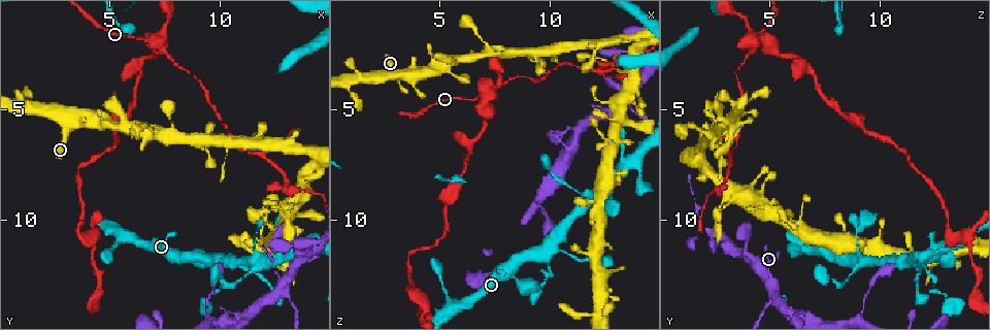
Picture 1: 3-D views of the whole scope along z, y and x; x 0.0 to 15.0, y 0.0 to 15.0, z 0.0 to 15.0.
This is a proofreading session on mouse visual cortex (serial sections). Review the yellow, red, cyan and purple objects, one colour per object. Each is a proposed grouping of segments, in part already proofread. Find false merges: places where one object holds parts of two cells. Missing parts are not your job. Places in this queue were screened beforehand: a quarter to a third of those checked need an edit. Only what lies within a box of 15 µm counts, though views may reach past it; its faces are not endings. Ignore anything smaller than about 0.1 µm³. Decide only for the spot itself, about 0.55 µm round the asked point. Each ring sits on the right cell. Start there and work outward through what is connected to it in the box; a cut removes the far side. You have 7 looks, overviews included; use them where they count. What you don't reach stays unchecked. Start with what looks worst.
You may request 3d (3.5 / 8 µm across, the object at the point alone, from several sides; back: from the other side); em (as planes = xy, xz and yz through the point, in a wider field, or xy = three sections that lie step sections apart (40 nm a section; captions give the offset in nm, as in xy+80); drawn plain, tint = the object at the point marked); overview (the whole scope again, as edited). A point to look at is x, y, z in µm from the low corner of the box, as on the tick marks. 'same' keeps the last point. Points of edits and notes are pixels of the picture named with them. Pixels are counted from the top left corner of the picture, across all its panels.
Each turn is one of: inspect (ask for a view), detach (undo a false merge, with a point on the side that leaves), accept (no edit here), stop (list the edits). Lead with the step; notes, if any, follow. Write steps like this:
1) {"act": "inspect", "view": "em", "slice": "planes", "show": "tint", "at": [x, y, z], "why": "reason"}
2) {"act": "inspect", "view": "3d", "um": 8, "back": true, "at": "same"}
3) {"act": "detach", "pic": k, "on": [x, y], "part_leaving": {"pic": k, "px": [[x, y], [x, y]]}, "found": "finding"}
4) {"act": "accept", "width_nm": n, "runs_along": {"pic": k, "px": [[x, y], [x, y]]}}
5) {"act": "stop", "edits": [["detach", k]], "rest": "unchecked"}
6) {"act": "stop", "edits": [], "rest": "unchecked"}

{"act": "inspect", "view": "3d", "um": 8, "at": [7.0, 1.9, 4.5], "why": "four or more arms meet"}

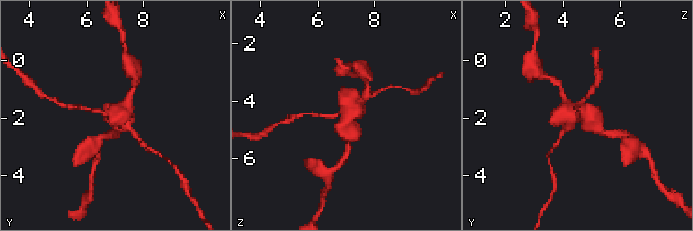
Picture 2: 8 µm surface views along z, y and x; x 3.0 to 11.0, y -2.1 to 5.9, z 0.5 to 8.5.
{"act": "inspect", "view": "3d", "um": 3.5, "at": [7.0, 1.8, 4.4], "why": "closer look"}

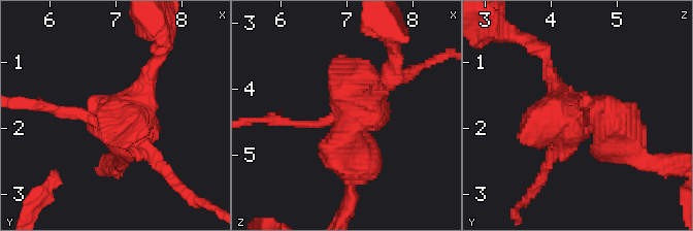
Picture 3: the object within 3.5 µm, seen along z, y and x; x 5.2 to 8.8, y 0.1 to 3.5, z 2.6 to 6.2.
{"act": "inspect", "view": "em", "slice": "xy", "step": 3, "show": "tint", "at": [6.95, 1.80, 4.40], "why": "shape alone is not enough"}

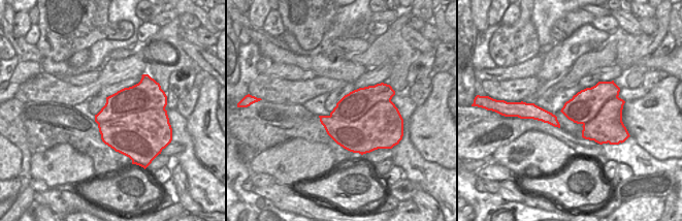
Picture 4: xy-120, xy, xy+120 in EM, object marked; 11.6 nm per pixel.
{"act": "detach", "pic": 3, "on": [336, 72], "width_nm": 700, "part_leaving": {"pic": 3, "px": [[341, 117], [352, 193]]}, "found": "a second cell is stuck on"}

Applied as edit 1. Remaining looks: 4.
{"act": "inspect", "view": "overview"}

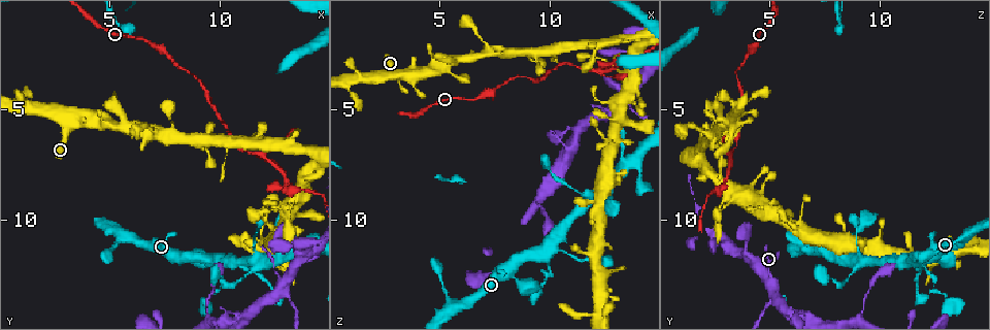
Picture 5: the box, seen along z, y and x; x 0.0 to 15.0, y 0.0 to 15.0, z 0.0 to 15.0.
{"act": "inspect", "view": "3d", "um": 8, "at": [13.2, 13.7, 5.1], "why": "sudden change in width"}

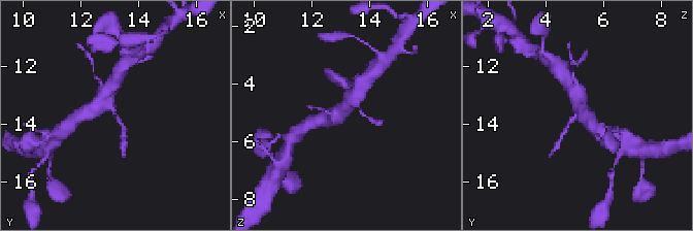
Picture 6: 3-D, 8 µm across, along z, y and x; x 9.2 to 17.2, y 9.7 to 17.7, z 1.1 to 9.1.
{"act": "inspect", "view": "em", "slice": "xy", "step": 3, "show": "tint", "at": [13.1, 13.7, 5.1], "arm_widths_nm": [150, 500], "why": "need the tissue"}

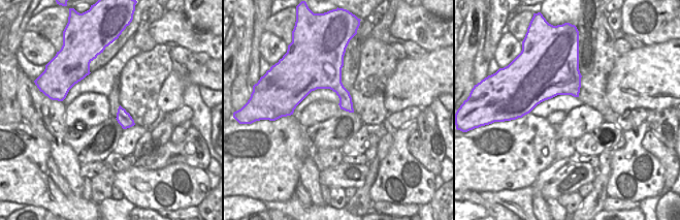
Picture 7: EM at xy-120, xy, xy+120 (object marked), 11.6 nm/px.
{"act": "accept", "runs_along": {"pic": 6, "px": [[103, 88], [123, 136]]}, "found": "one cell here"}

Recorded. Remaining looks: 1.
{"act": "stop", "edits": [["detach", 3]], "rest": "unchecked"}

